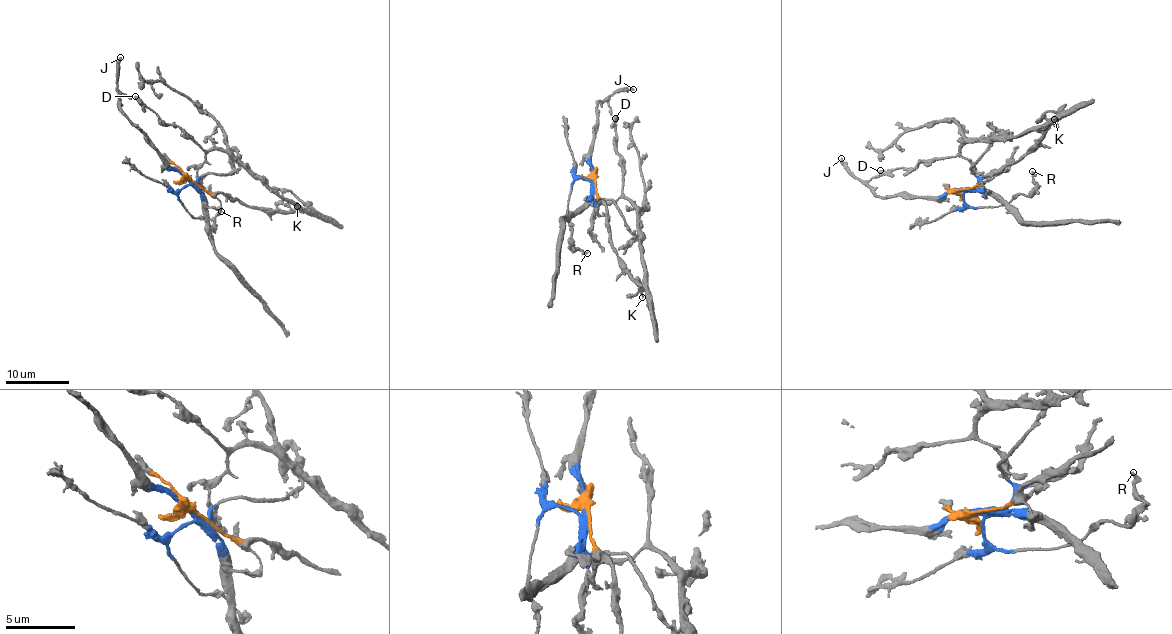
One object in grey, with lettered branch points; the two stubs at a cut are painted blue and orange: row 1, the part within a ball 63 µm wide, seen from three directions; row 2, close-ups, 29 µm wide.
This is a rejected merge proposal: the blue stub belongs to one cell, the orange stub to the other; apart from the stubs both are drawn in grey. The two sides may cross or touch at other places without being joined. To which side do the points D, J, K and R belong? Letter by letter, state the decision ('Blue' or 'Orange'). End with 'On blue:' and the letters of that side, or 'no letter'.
D: Orange
J: Blue
K: Orange
R: Blue
On blue: J, R

